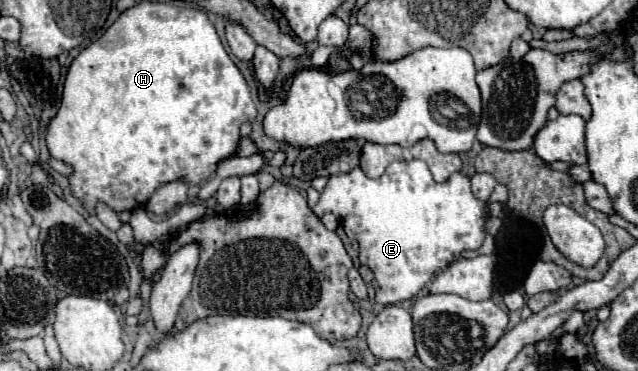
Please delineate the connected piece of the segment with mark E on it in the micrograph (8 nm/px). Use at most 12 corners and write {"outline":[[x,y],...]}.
{"outline":[[421,159],[377,179],[331,177],[313,207],[335,213],[379,283],[415,297],[487,213],[469,177],[433,181]]}

